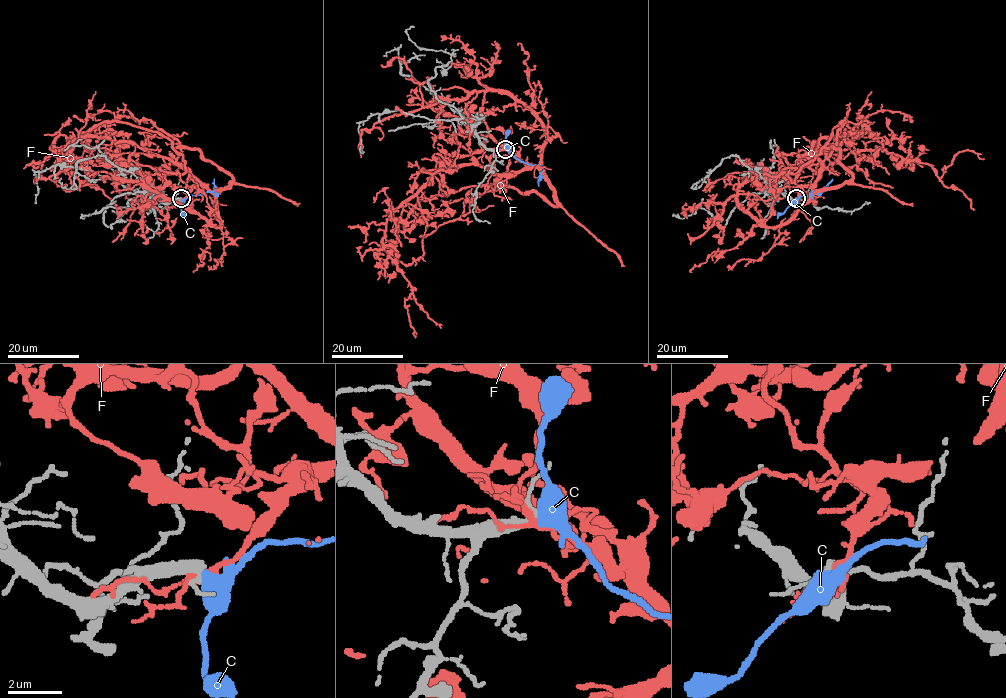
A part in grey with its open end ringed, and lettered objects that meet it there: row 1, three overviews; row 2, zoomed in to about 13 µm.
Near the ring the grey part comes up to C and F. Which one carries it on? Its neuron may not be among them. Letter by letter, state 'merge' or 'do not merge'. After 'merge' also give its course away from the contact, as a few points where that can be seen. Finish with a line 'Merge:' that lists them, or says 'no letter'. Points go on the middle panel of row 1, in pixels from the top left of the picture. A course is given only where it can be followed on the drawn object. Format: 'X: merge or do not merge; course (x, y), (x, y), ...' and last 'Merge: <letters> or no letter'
C: do not merge
F: do not merge
Merge: no letter

